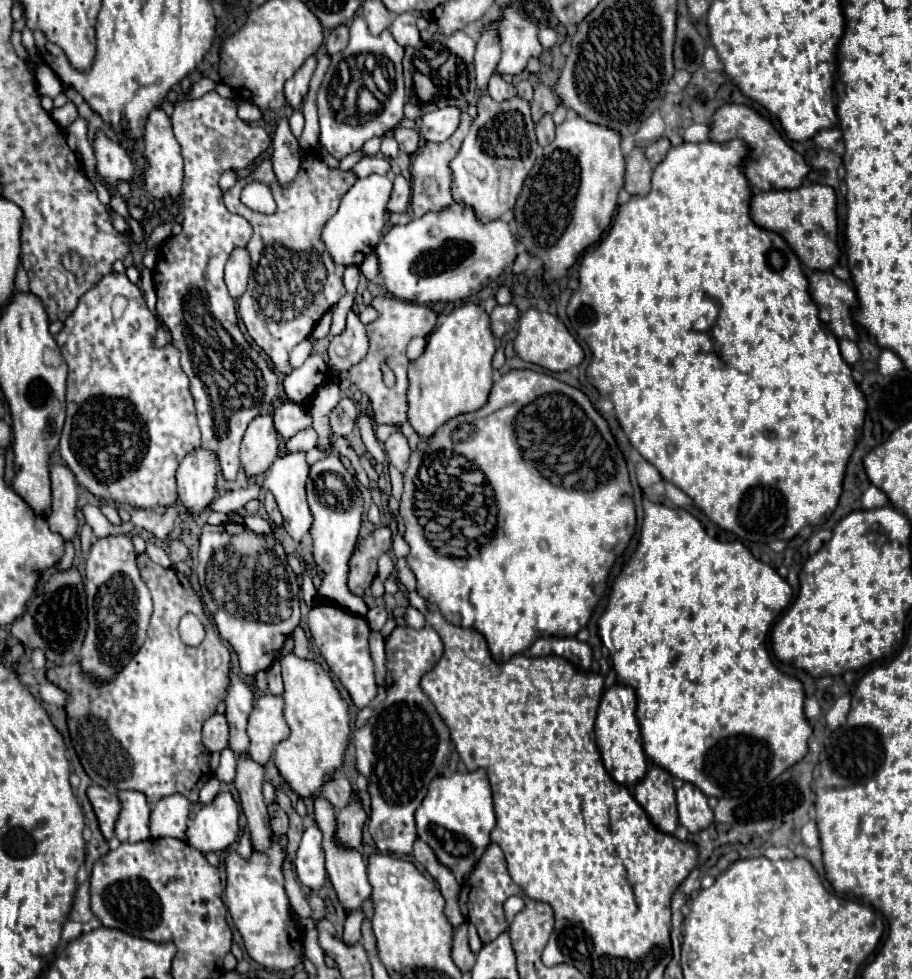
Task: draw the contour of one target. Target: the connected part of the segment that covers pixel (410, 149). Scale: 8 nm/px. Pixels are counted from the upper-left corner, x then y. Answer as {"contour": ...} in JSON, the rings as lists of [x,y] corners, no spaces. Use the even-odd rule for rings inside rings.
{"contour":[[[399,126],[395,130],[395,140],[399,144],[399,150],[403,150],[407,154],[413,154],[417,150],[417,144],[419,144],[419,134],[413,128],[401,128]]]}

